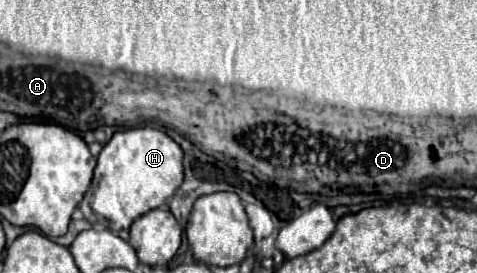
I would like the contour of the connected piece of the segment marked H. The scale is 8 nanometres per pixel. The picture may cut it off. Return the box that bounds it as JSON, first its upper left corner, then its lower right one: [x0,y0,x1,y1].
[80,127,184,233]

